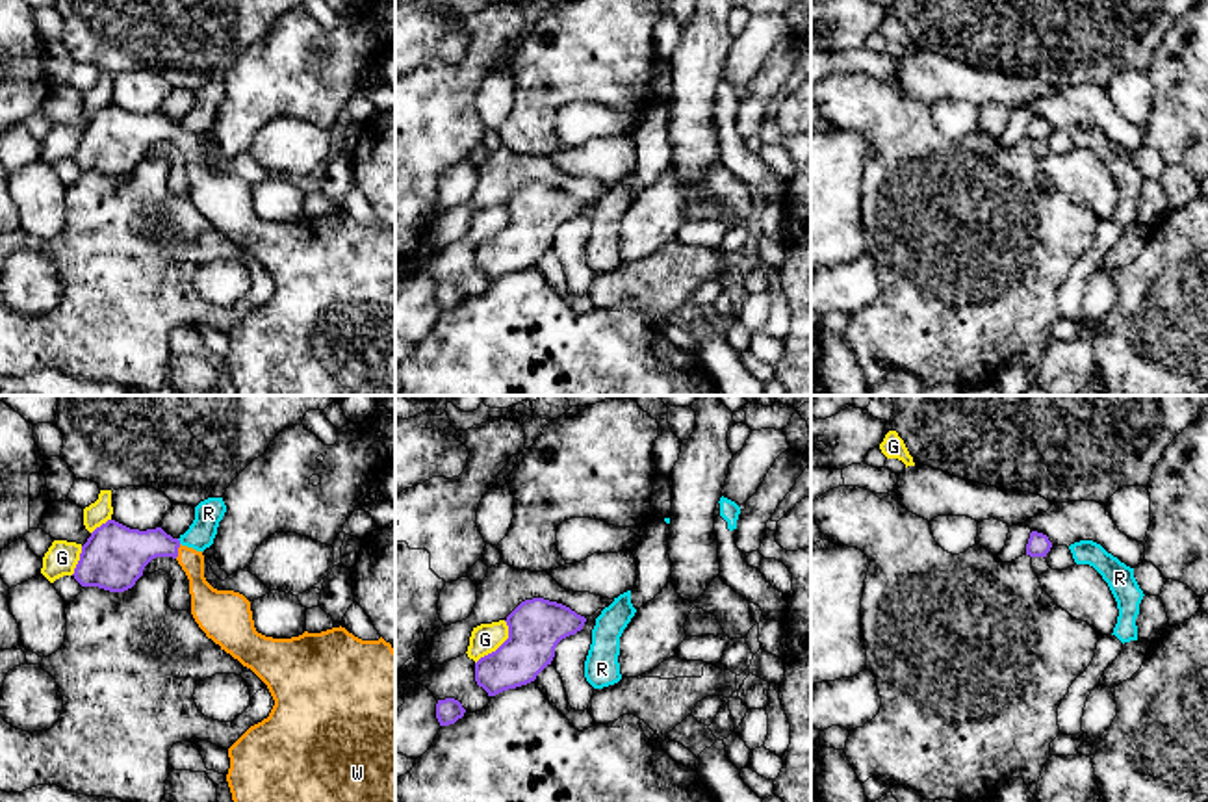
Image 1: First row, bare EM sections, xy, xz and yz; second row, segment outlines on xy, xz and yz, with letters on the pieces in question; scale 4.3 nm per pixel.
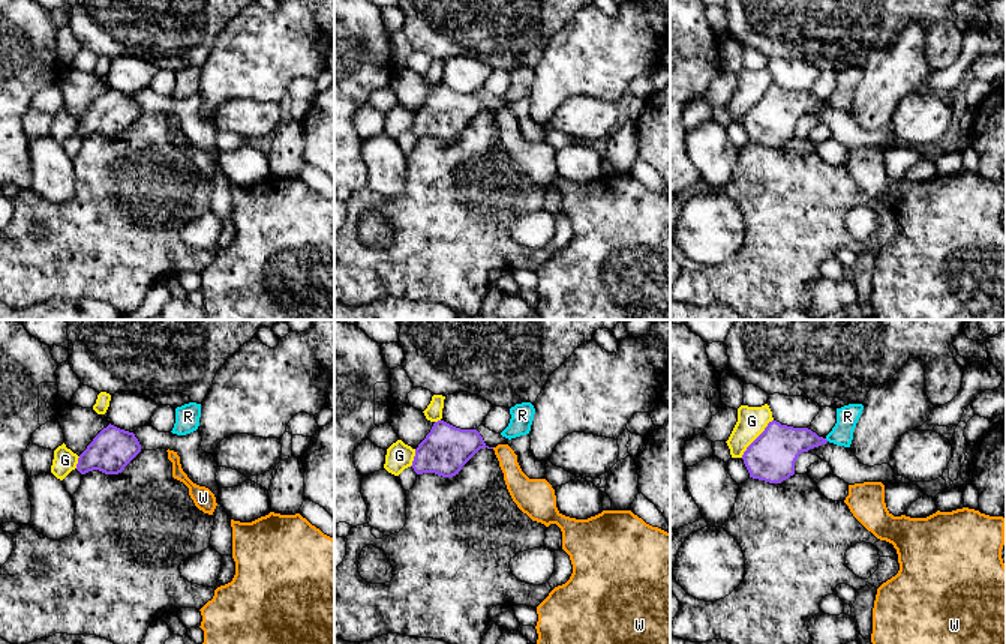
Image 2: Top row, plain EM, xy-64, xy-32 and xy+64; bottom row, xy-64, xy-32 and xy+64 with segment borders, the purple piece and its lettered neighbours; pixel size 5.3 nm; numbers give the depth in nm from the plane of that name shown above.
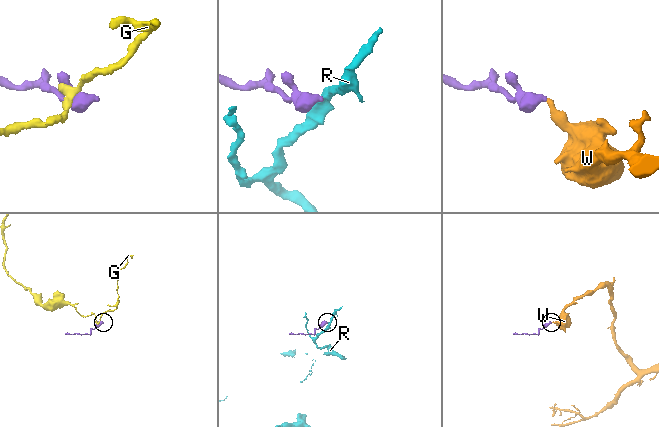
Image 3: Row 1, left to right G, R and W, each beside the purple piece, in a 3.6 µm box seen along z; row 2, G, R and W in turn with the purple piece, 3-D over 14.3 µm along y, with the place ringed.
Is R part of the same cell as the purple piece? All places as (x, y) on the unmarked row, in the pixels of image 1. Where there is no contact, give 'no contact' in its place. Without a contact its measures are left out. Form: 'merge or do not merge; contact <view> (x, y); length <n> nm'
do not merge; contact xy (179, 125); length 30 nm

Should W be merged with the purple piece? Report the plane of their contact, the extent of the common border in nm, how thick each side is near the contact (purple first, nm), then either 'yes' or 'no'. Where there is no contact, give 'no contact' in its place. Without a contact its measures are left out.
xy | 70 nm | 240/130 nm | yes

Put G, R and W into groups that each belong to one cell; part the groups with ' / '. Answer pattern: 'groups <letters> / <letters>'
groups G / R / W

